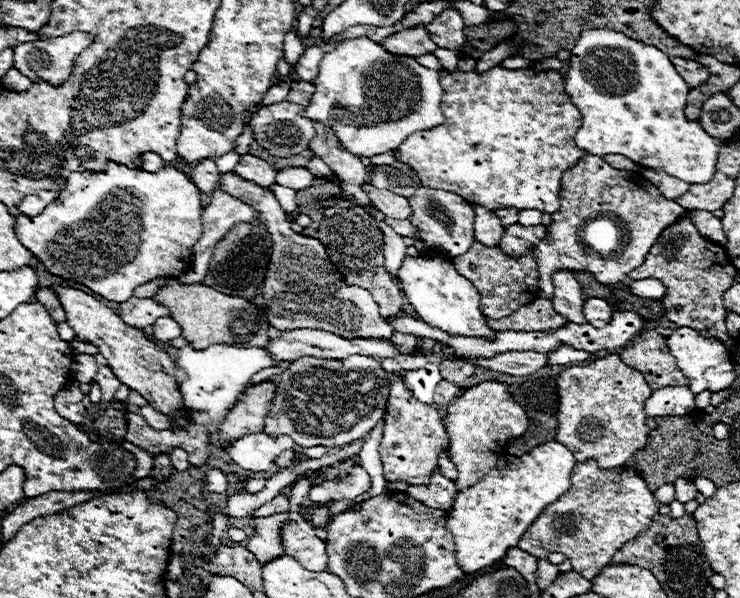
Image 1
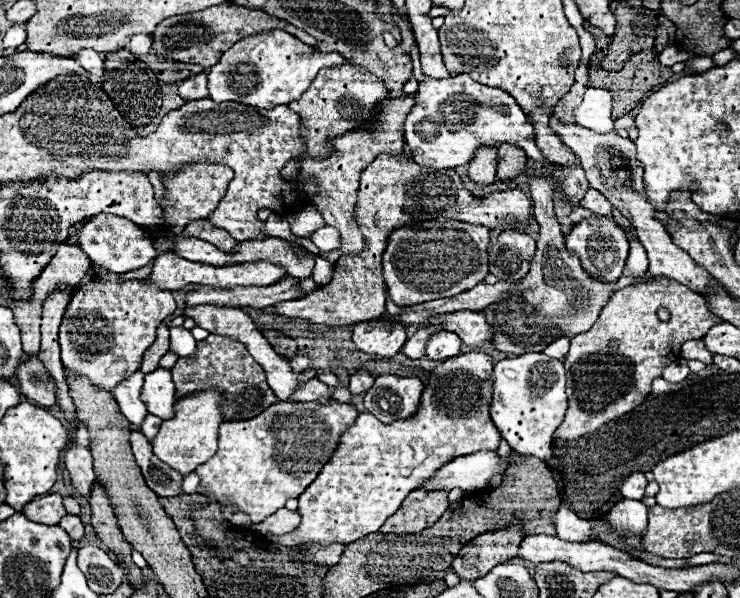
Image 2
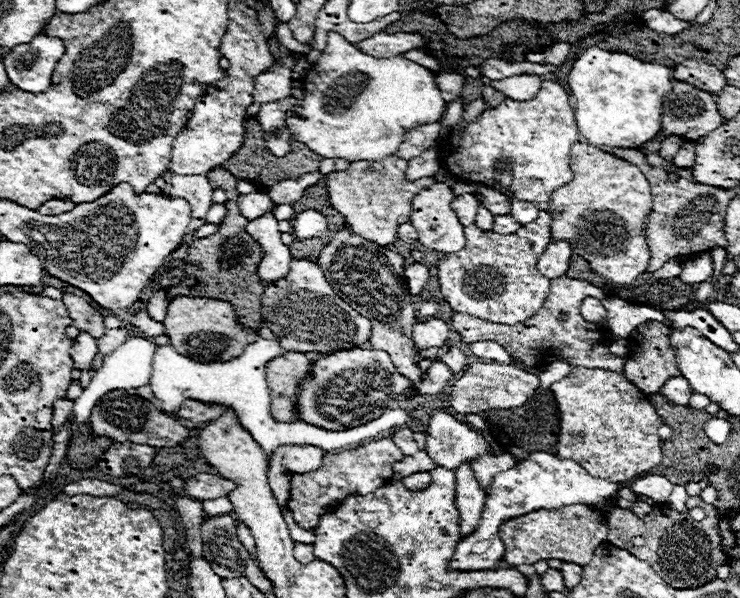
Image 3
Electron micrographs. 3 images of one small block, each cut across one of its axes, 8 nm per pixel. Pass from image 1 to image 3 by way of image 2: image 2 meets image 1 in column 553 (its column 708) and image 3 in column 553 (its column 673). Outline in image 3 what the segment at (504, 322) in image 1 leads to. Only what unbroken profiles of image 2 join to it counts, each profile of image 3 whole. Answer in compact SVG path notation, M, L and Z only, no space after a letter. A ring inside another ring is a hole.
M556 278L550 284L550 294L544 300L542 308L538 314L528 318L526 322L506 326L506 324L496 324L488 320L474 318L470 314L460 314L454 312L452 316L452 328L460 334L462 342L472 344L480 340L494 340L498 342L526 372L532 372L532 368L542 368L548 362L556 360L566 360L570 362L572 368L584 366L584 368L604 368L604 370L614 370L616 374L624 374L626 358L624 356L612 356L608 352L608 346L612 342L612 334L606 328L598 328L598 324L586 322L578 314L579 304L586 296L598 299L606 297L602 288L586 282L586 280L576 280L576 278ZM558 312L568 312L568 320L558 322Z

